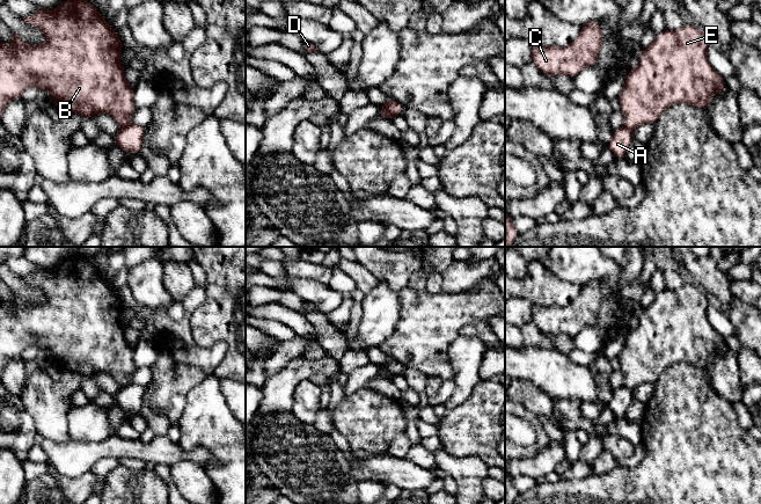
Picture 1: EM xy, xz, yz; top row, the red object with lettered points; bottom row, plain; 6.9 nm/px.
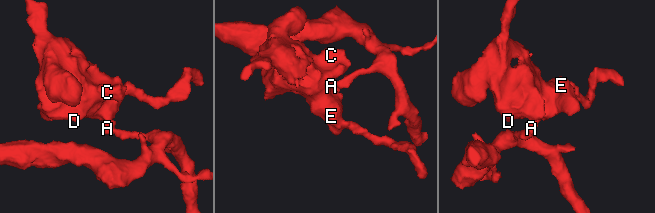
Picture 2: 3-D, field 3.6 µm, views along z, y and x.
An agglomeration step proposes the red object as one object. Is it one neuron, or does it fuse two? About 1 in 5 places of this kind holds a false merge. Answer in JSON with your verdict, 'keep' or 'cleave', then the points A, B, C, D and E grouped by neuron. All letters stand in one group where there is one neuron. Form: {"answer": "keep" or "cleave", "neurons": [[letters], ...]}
{"answer": "cleave", "neurons": [["A"], ["B", "C", "D", "E"]]}

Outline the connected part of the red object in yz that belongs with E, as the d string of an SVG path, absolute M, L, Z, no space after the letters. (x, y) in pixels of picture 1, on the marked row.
M683 24L675 31L666 29L657 34L654 41L643 49L638 66L635 70L628 70L625 82L620 93L624 126L635 130L642 124L654 124L665 110L675 103L686 103L707 110L711 97L720 95L726 88L724 78L708 61L708 46L707 34L698 30L696 25Z

